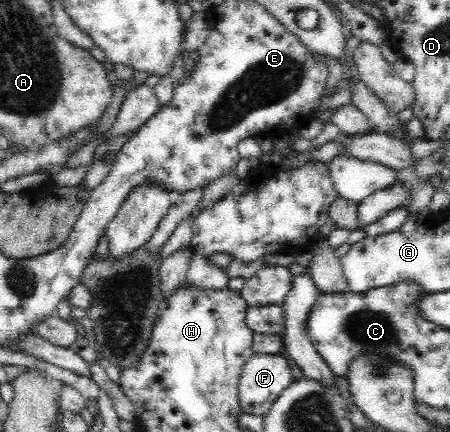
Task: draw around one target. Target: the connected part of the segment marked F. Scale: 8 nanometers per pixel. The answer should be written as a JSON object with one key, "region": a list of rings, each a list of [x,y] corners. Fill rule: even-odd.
{"region":[[[252,355],[242,367],[237,388],[241,412],[264,416],[293,381],[282,355]]]}

